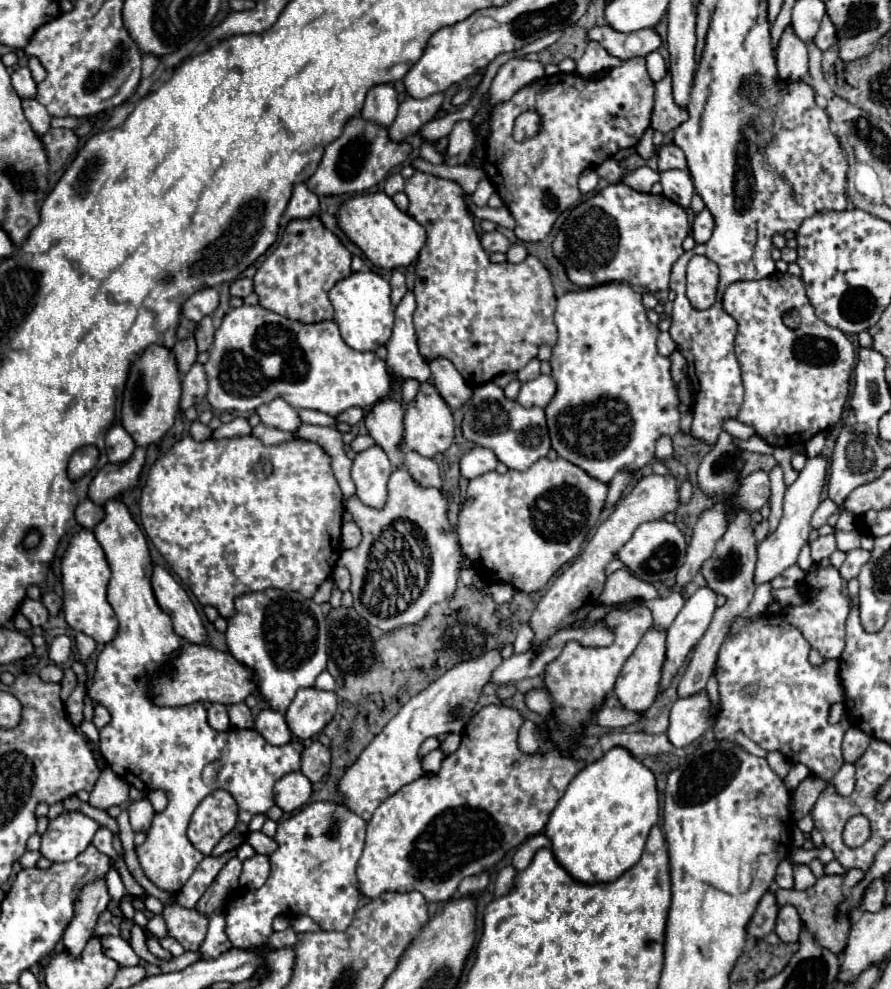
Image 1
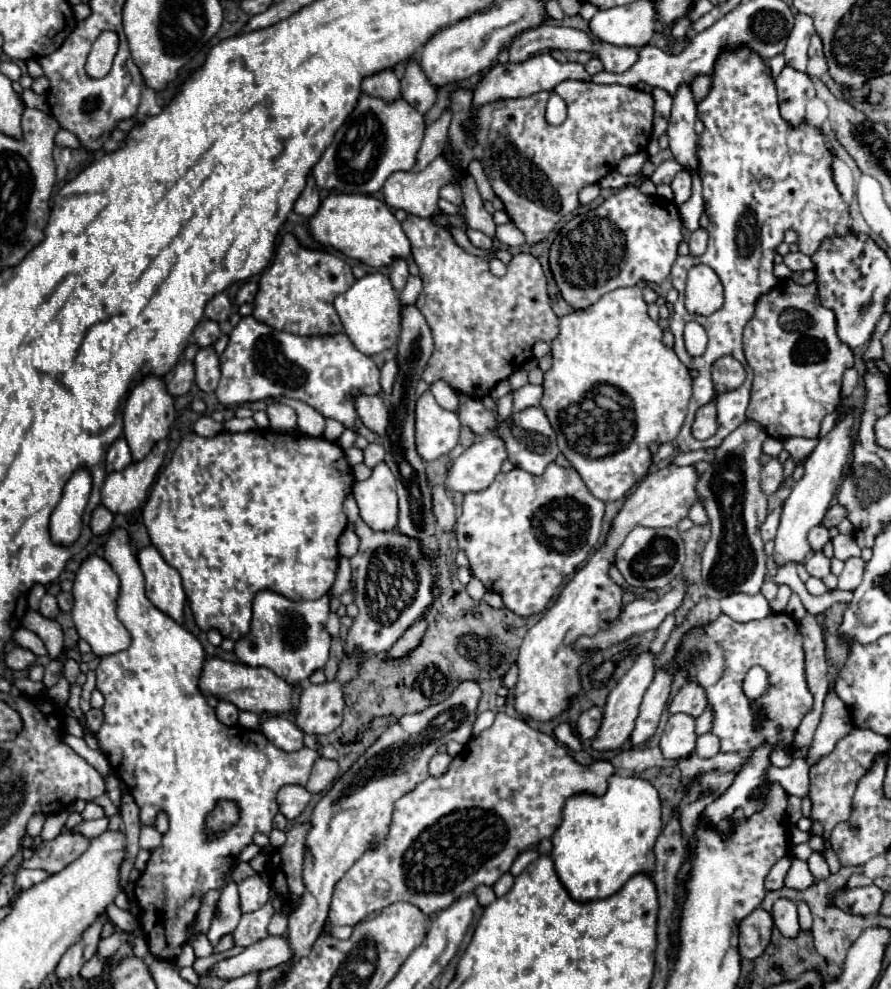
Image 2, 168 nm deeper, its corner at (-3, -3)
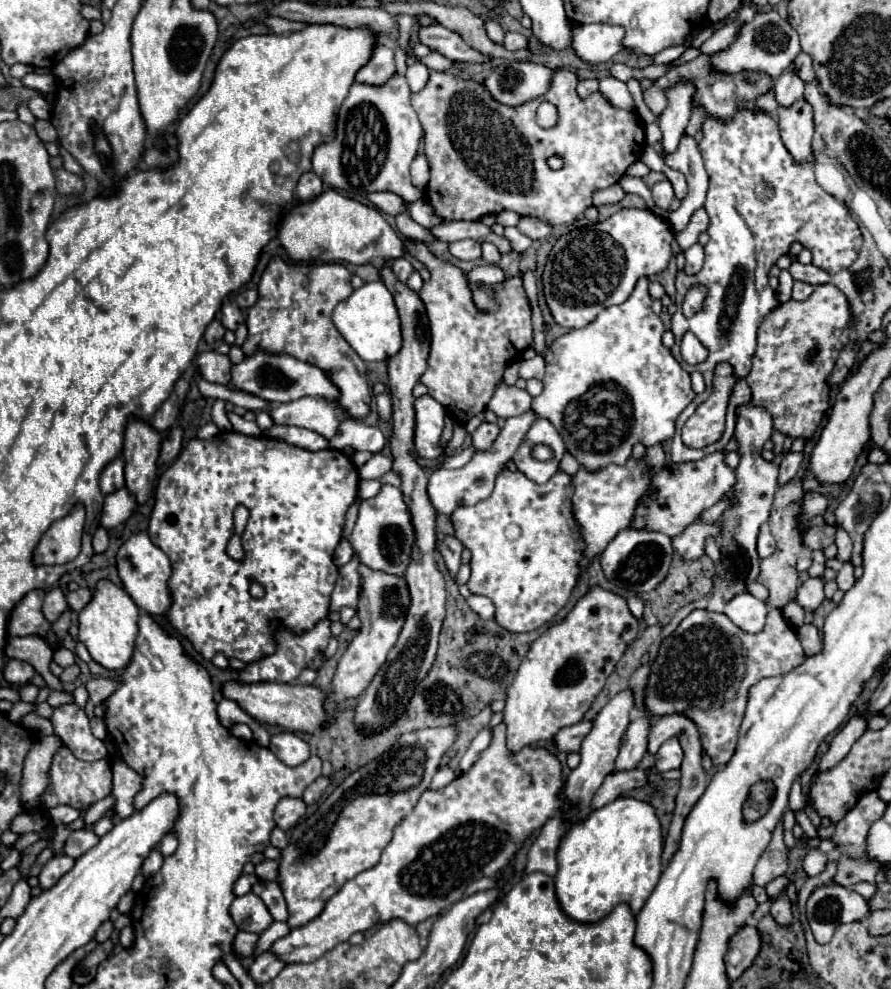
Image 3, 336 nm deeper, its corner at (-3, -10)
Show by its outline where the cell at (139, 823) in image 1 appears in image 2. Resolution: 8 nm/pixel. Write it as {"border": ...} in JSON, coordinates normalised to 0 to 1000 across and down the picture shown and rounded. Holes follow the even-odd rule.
{"border":[[[158,834],[158,846],[156,846],[156,854],[158,858],[174,858],[178,856],[181,850],[181,842],[174,838],[174,834]]]}

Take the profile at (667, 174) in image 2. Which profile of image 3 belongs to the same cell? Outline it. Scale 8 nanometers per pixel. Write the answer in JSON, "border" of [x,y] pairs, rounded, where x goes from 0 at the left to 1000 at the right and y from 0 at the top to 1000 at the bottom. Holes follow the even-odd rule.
{"border":[[[749,182],[744,184],[737,184],[733,190],[731,190],[731,196],[733,196],[733,202],[740,210],[751,210],[753,202],[755,202],[755,190]]]}

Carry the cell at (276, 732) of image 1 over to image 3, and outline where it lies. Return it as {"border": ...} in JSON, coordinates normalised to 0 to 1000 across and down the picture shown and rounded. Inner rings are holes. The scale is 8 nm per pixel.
{"border":[[[313,740],[304,744],[302,758],[322,775],[336,775],[349,764],[347,752],[329,740]]]}

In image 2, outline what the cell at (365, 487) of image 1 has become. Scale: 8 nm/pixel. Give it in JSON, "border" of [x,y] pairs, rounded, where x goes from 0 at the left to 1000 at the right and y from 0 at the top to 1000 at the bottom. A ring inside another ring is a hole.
{"border":[[[432,466],[423,468],[416,482],[398,488],[398,505],[407,527],[419,535],[441,535],[446,531],[443,480]]]}

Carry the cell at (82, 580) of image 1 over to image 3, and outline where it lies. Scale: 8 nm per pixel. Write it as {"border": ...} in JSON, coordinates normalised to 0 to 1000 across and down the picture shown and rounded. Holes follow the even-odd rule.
{"border":[[[113,586],[107,595],[107,603],[98,615],[89,619],[89,647],[98,653],[102,665],[120,677],[136,679],[149,663],[152,645],[154,645],[154,623],[156,615],[138,599],[138,595],[125,590],[122,586]]]}

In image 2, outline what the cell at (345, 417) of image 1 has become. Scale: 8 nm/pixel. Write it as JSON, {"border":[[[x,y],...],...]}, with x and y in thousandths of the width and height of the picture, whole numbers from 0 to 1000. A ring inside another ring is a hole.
{"border":[[[367,424],[367,432],[365,432],[363,442],[369,444],[369,446],[378,446],[385,436],[387,436],[387,430],[385,430],[383,426],[378,426],[378,424]]]}

